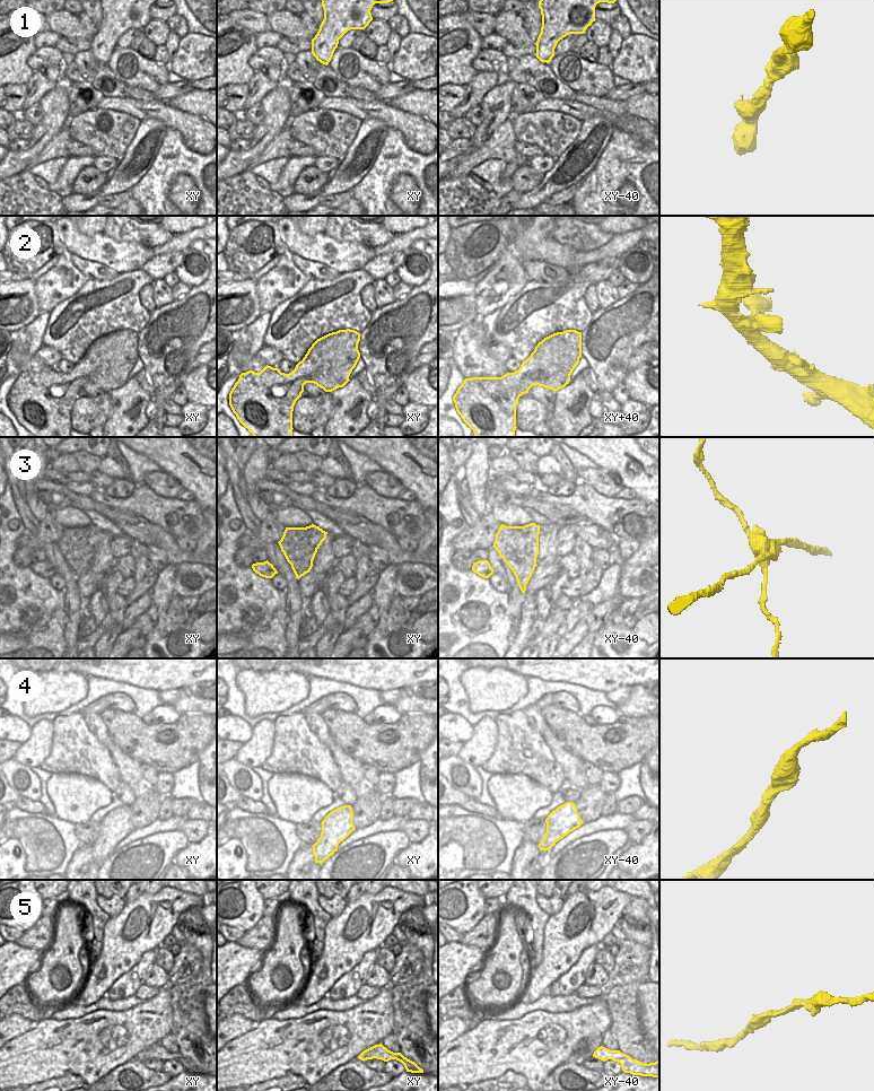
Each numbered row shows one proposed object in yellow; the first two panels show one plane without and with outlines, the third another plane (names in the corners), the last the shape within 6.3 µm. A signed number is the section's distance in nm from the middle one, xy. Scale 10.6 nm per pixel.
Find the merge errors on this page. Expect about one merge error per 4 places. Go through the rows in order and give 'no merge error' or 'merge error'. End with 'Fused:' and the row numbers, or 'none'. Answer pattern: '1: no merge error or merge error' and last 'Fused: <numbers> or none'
1: no merge error
2: no merge error
3: merge error
4: no merge error
5: no merge error
Fused: 3

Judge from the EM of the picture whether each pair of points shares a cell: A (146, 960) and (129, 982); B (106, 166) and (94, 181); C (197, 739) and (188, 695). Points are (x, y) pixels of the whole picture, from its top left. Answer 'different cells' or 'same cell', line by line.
A: same cell
B: different cells
C: different cells

